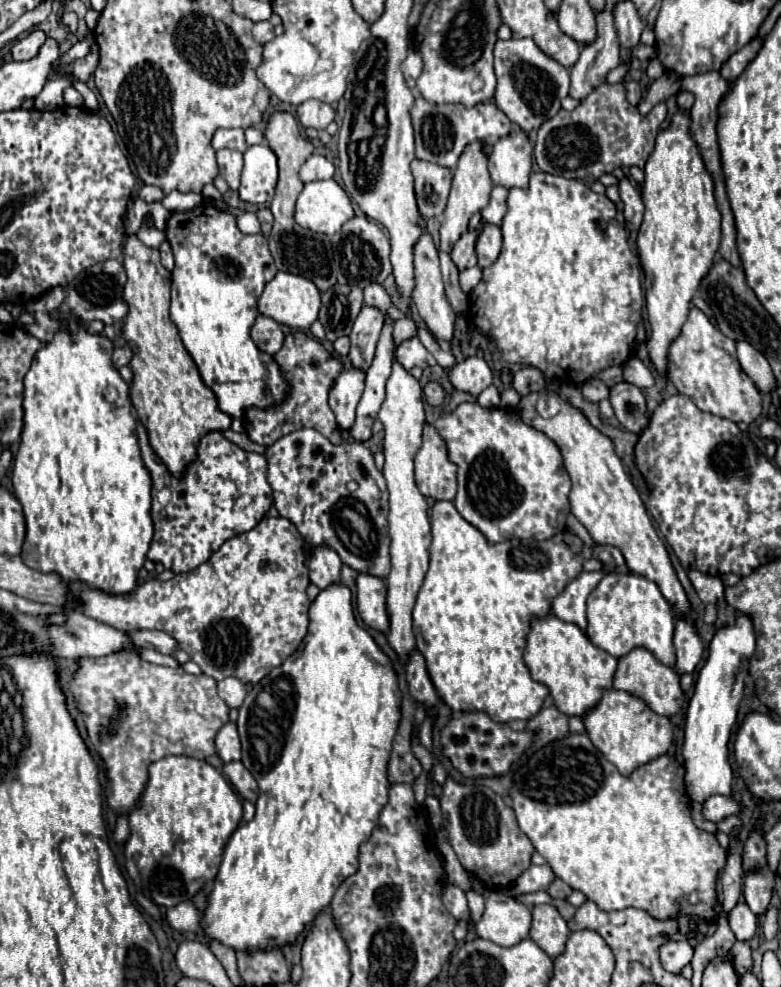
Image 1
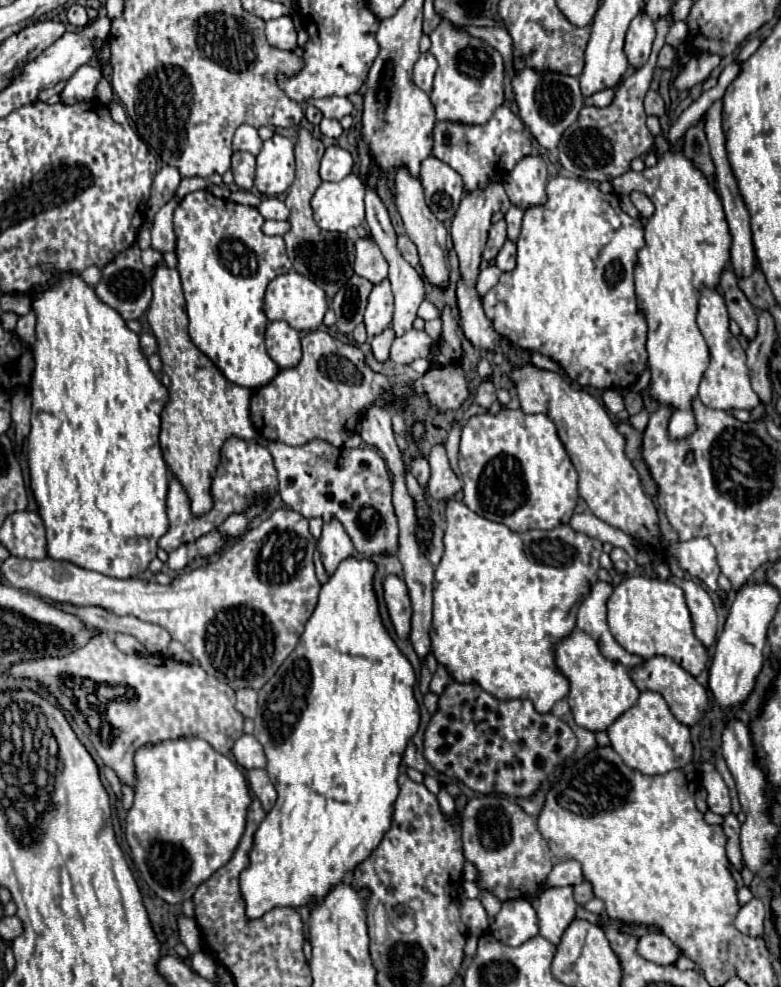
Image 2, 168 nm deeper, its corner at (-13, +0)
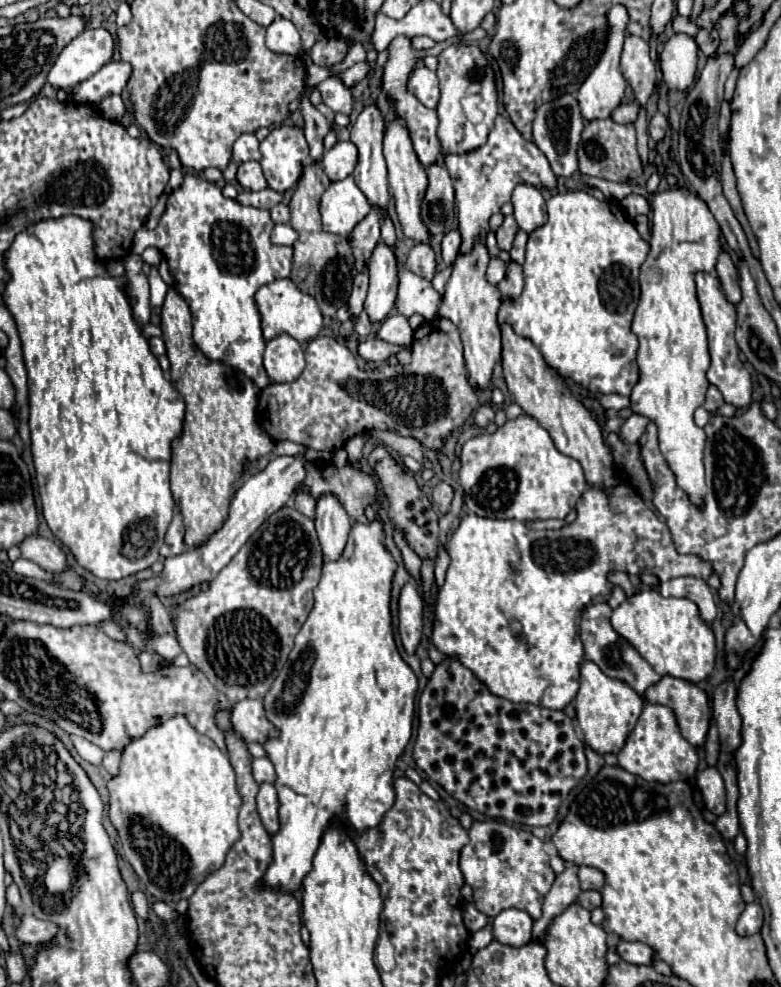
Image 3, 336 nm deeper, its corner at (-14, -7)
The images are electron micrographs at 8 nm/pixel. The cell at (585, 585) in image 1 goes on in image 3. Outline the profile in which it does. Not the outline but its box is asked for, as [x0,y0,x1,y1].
[579,604,659,696]

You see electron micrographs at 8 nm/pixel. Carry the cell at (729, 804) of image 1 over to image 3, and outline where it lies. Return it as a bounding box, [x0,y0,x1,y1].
[697,768,725,816]

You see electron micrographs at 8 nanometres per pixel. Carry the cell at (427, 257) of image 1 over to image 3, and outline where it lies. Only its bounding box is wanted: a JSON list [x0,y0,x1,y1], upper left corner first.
[383,120,431,244]

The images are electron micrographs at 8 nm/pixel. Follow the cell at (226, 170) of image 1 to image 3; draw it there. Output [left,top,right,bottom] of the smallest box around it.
[237,162,267,192]

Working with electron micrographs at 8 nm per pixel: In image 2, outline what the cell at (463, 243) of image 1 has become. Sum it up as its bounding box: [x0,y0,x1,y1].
[484,221,506,261]

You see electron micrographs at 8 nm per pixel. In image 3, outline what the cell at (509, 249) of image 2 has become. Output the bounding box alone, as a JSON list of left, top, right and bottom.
[497,262,523,300]

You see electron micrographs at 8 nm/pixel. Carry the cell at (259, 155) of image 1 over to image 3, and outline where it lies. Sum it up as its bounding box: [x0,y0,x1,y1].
[261,126,309,190]

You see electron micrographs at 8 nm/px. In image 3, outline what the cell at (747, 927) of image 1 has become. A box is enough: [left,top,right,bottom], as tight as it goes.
[737,902,763,936]

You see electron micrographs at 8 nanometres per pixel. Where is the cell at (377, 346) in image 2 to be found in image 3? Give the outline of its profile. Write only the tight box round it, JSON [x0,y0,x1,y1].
[377,314,413,344]

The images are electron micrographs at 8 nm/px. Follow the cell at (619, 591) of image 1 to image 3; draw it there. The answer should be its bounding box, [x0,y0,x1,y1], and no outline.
[611,588,715,682]

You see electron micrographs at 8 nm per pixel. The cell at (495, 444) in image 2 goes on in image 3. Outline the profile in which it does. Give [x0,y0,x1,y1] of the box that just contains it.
[459,414,587,520]

